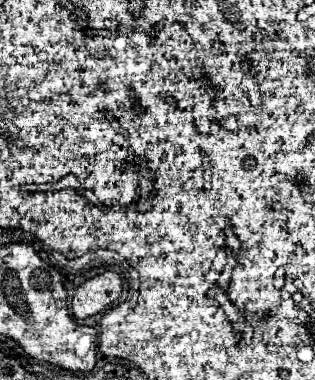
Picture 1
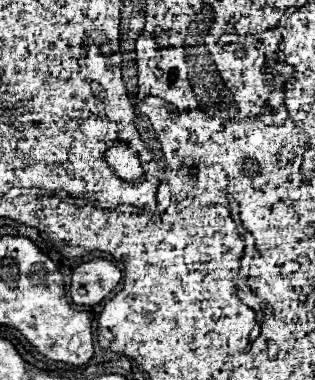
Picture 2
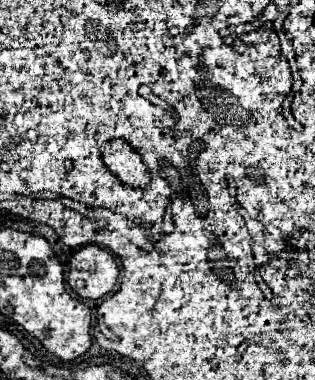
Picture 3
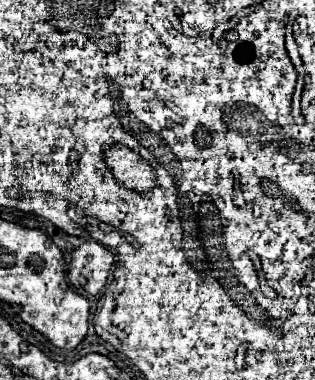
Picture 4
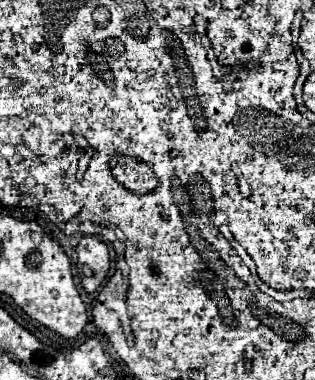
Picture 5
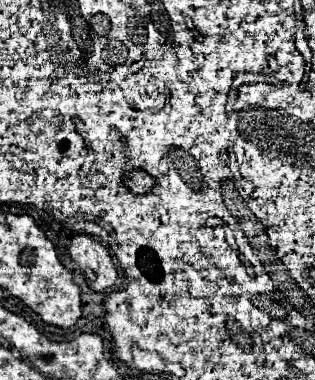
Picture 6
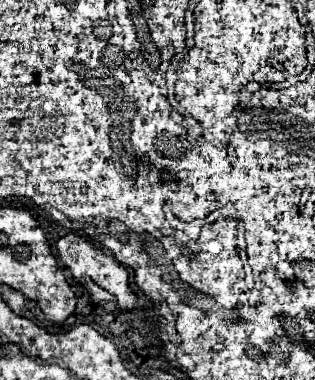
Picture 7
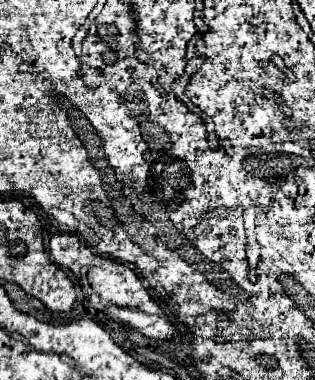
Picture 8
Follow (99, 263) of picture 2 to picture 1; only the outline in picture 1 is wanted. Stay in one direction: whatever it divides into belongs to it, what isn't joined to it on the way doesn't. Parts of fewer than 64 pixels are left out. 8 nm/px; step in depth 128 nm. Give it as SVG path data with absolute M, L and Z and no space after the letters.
M106 270L102 274L96 274L76 288L76 294L72 298L72 312L76 318L98 314L116 302L120 298L120 292L122 278L116 272Z

